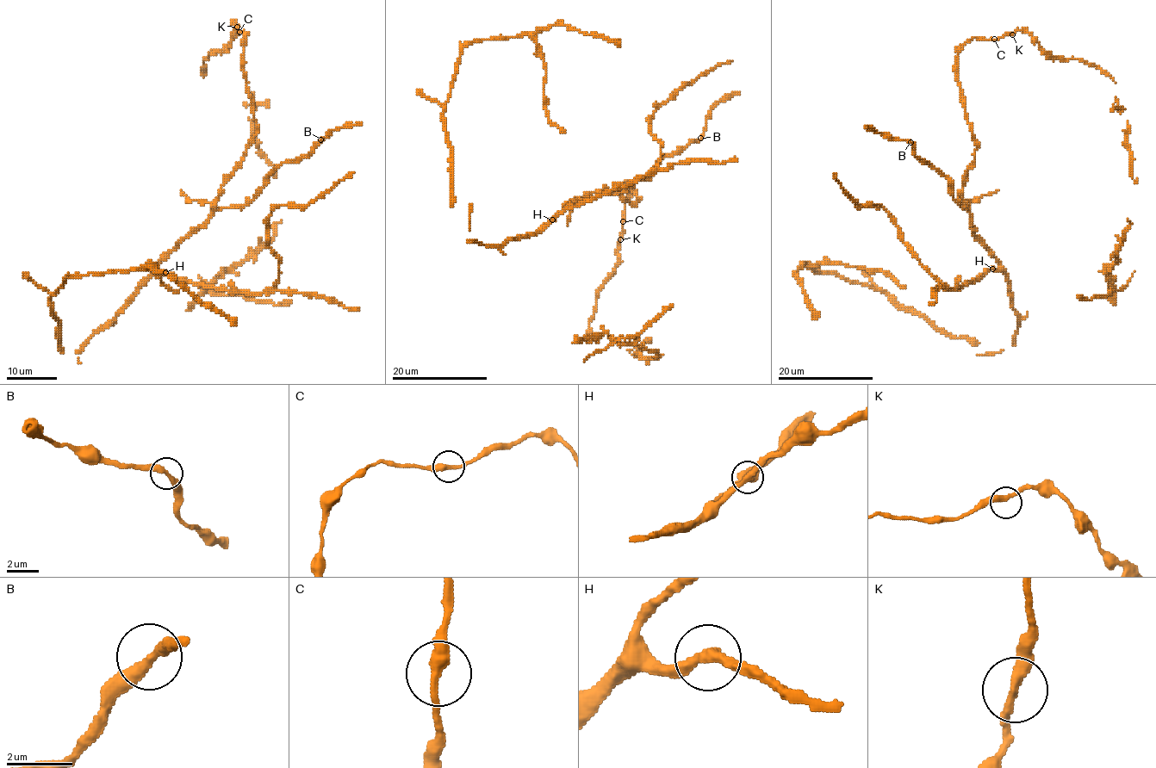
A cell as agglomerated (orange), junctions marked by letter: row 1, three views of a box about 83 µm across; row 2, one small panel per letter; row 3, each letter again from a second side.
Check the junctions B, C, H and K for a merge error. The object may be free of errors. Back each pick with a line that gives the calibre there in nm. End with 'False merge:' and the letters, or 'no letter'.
False merge: no letter

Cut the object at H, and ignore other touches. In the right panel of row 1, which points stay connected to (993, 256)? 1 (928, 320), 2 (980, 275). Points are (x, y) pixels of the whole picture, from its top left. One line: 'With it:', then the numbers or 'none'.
With it: 1

